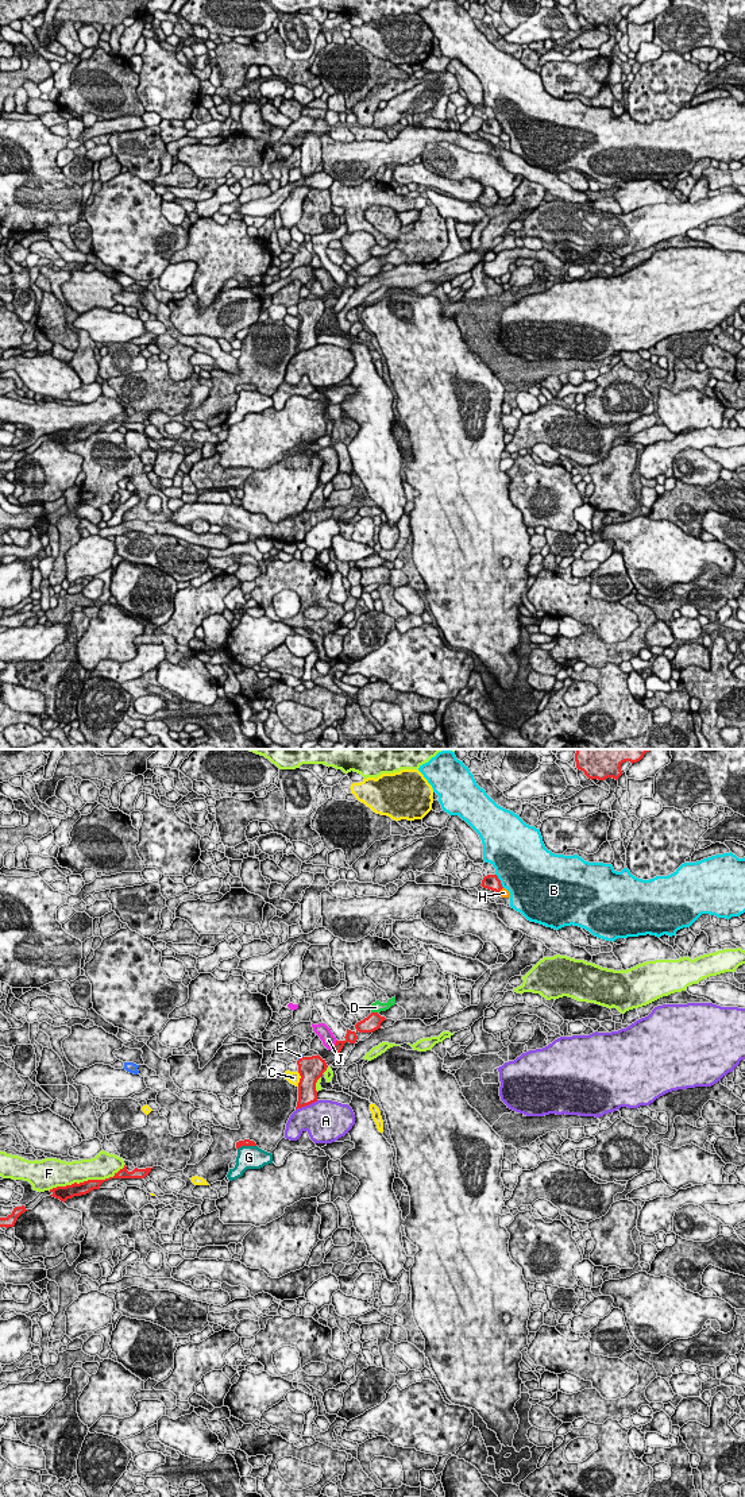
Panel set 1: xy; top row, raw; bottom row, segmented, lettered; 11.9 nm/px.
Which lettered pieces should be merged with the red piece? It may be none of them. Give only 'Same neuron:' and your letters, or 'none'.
Same neuron: none

